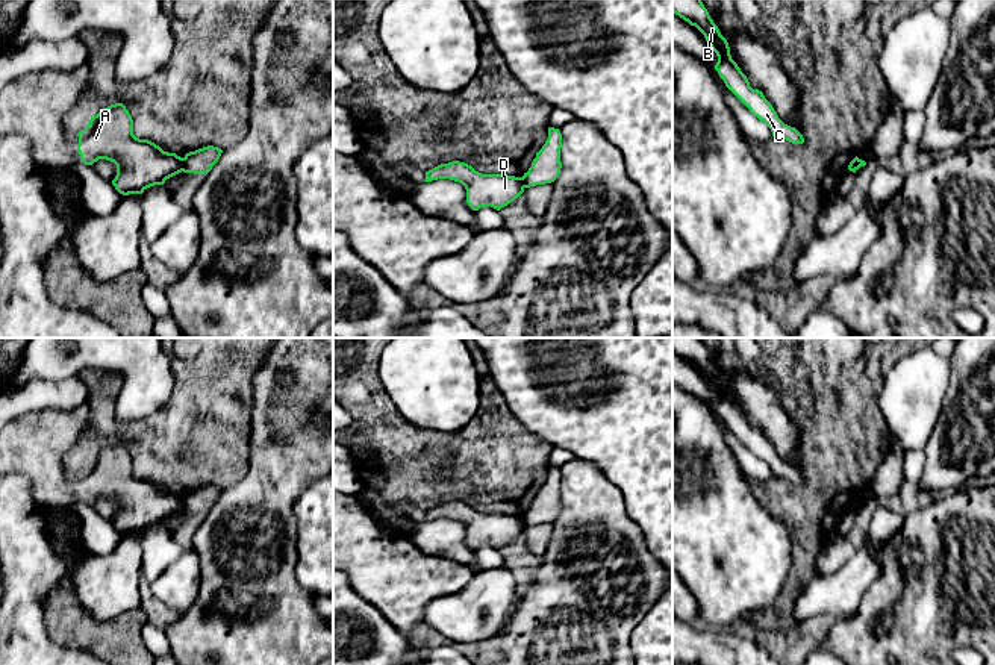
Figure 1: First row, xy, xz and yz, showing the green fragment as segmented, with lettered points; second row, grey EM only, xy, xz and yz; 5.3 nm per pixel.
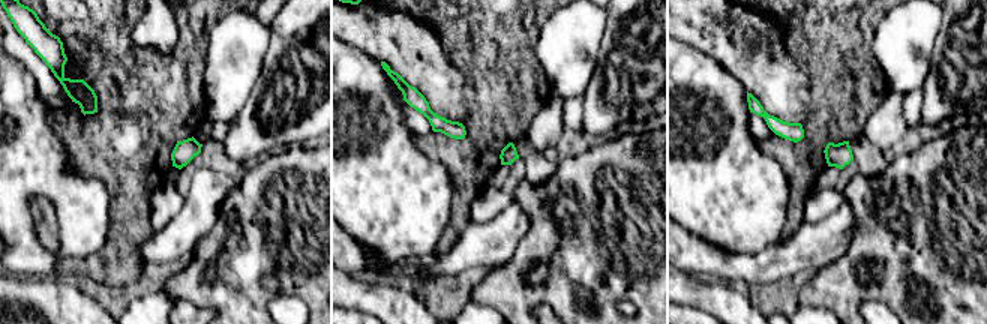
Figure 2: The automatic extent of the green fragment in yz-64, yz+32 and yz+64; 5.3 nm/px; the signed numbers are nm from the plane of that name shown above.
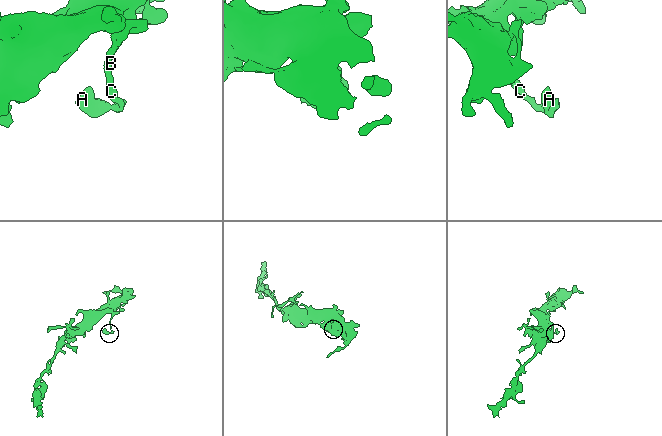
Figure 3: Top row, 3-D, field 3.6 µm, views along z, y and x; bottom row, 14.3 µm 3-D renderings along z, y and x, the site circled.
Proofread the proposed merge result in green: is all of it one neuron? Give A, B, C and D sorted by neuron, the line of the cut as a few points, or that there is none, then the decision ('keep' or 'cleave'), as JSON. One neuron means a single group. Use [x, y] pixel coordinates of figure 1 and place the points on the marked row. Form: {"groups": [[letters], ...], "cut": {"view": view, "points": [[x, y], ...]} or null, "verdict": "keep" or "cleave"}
{"groups": [["A", "D"], ["B", "C"]], "cut": {"view": "xy", "points": [[182, 158], [184, 170]]}, "verdict": "cleave"}

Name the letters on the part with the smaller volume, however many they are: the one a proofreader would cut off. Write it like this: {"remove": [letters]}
{"remove": ["A", "D"]}

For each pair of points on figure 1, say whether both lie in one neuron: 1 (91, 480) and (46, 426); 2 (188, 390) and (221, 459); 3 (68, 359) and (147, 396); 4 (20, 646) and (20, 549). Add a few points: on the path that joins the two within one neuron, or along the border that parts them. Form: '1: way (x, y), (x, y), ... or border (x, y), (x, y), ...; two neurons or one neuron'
1: way (74, 476), (68, 470), (64, 456), (50, 443); one neuron
2: way (205, 406), (209, 411), (209, 443); one neuron
3: way (90, 358), (114, 358), (131, 374); one neuron
4: way (20, 621), (20, 573); one neuron

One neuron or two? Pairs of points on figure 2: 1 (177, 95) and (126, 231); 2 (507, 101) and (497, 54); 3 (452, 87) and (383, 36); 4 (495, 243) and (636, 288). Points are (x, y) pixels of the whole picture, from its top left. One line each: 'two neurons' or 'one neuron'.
1: one neuron
2: one neuron
3: one neuron
4: two neurons

